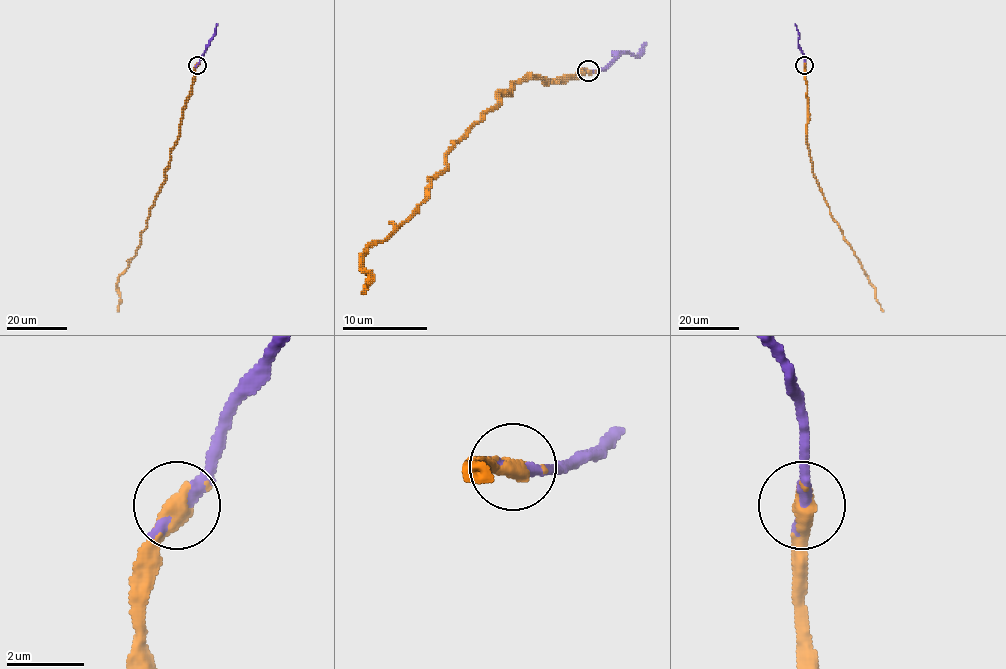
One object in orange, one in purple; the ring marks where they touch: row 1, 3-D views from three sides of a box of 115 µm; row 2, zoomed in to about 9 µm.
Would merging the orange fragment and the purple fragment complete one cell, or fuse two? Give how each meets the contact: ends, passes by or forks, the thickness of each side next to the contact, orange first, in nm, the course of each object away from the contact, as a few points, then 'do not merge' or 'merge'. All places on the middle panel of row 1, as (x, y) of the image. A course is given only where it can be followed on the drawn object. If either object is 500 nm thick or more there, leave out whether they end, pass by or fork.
orange ends | purple ends | 440/460 nm | orange via (589, 70), (559, 81), (531, 77), (497, 96), (450, 147), (427, 196), (361, 255), (370, 274), (361, 291) | purple via (589, 70), (599, 70), (618, 53), (637, 55), (644, 43) | merge

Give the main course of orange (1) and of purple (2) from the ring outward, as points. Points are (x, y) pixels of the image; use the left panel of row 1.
1: (197, 65), (163, 184), (135, 254), (119, 276), (117, 312)
2: (197, 65), (216, 23)

